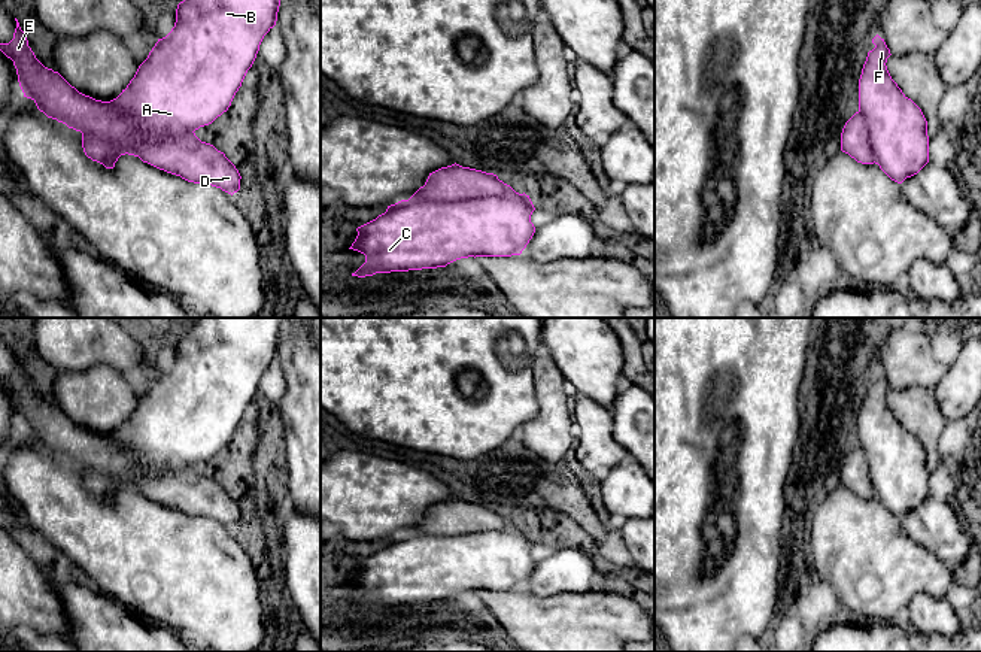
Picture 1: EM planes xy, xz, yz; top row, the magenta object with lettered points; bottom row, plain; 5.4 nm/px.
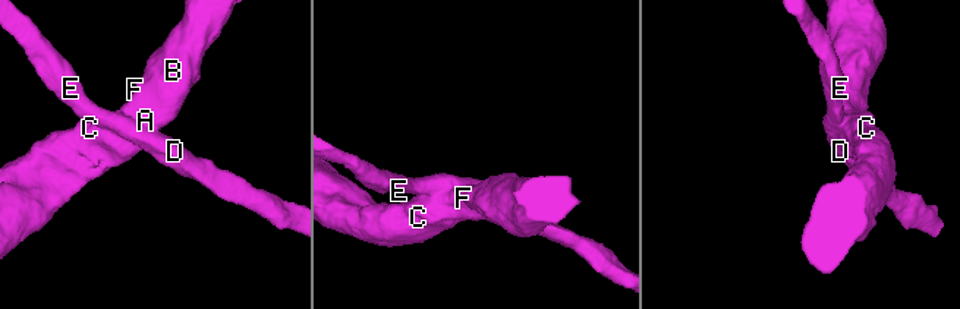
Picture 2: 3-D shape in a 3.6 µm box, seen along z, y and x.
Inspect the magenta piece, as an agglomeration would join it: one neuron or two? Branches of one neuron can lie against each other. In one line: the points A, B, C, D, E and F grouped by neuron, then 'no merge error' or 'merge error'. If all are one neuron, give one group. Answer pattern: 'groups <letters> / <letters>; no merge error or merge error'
groups A B C F / D E; merge error

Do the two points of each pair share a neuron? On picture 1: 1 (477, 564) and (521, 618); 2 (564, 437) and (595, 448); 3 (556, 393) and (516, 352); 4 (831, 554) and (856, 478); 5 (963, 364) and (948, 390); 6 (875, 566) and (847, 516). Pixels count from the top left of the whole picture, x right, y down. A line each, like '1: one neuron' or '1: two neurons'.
1: two neurons
2: two neurons
3: two neurons
4: one neuron
5: one neuron
6: one neuron

